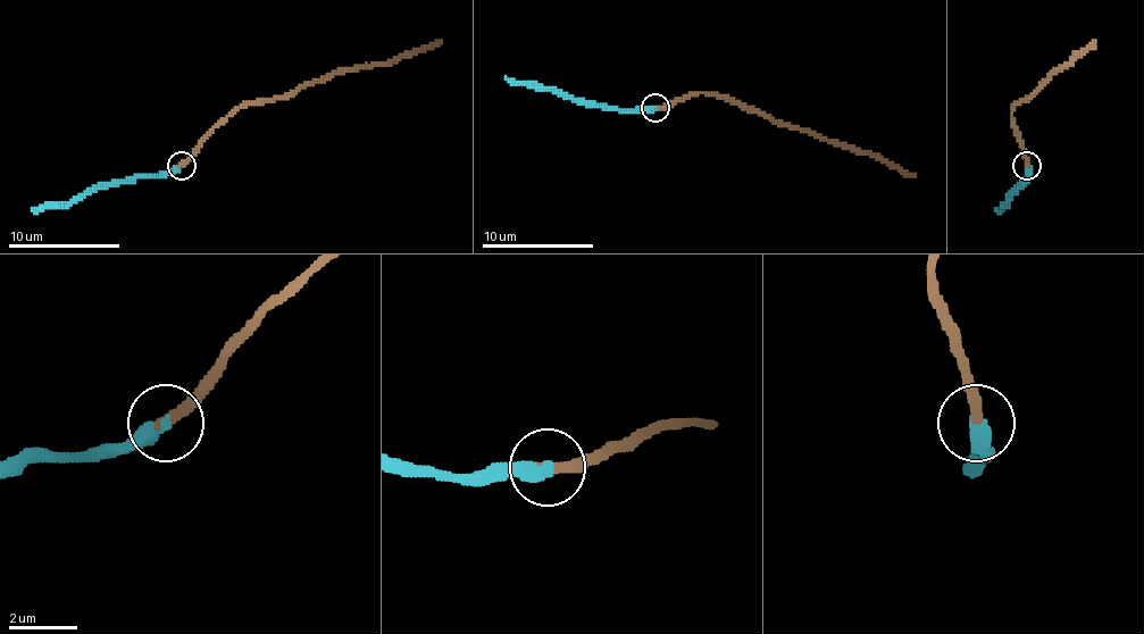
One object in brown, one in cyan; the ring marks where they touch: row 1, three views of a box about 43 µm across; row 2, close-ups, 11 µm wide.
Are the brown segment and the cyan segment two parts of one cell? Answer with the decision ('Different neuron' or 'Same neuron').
Same neuron

